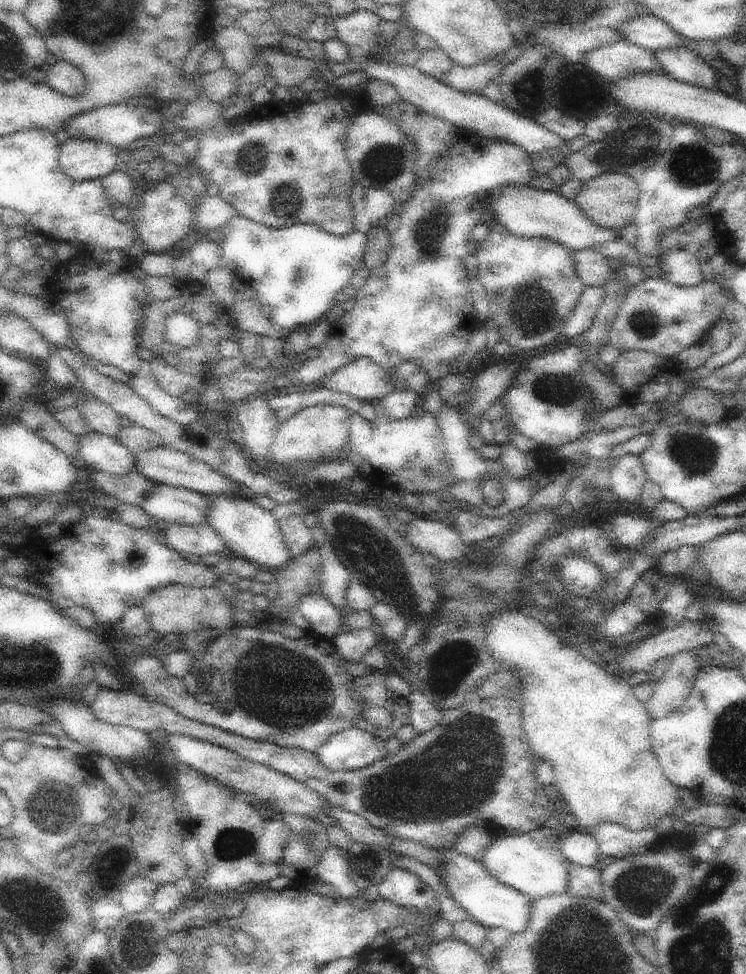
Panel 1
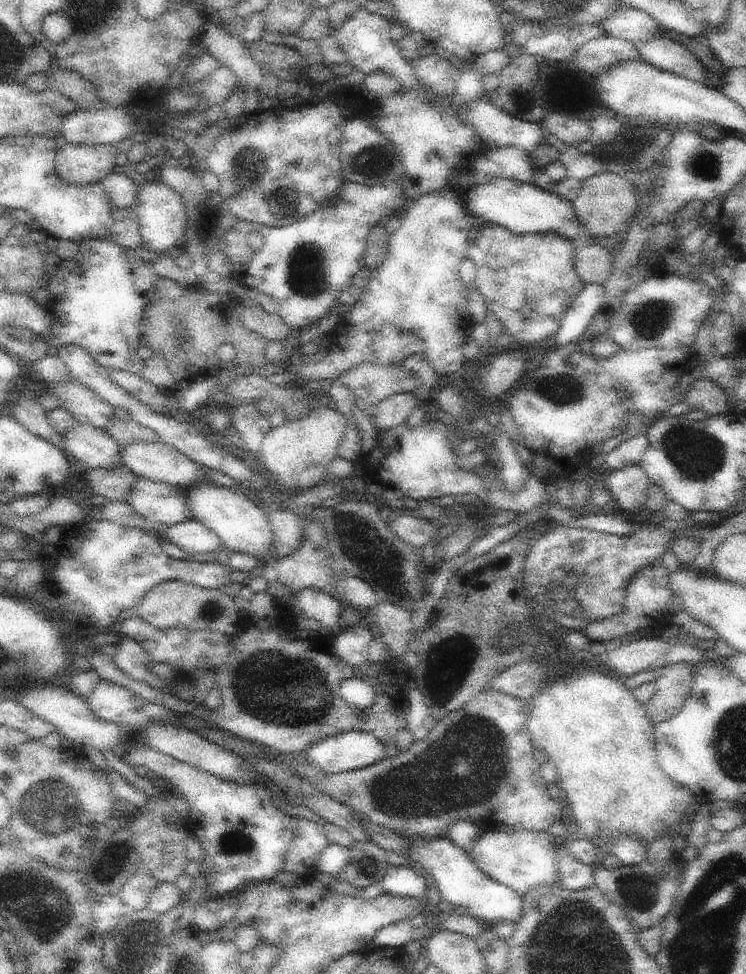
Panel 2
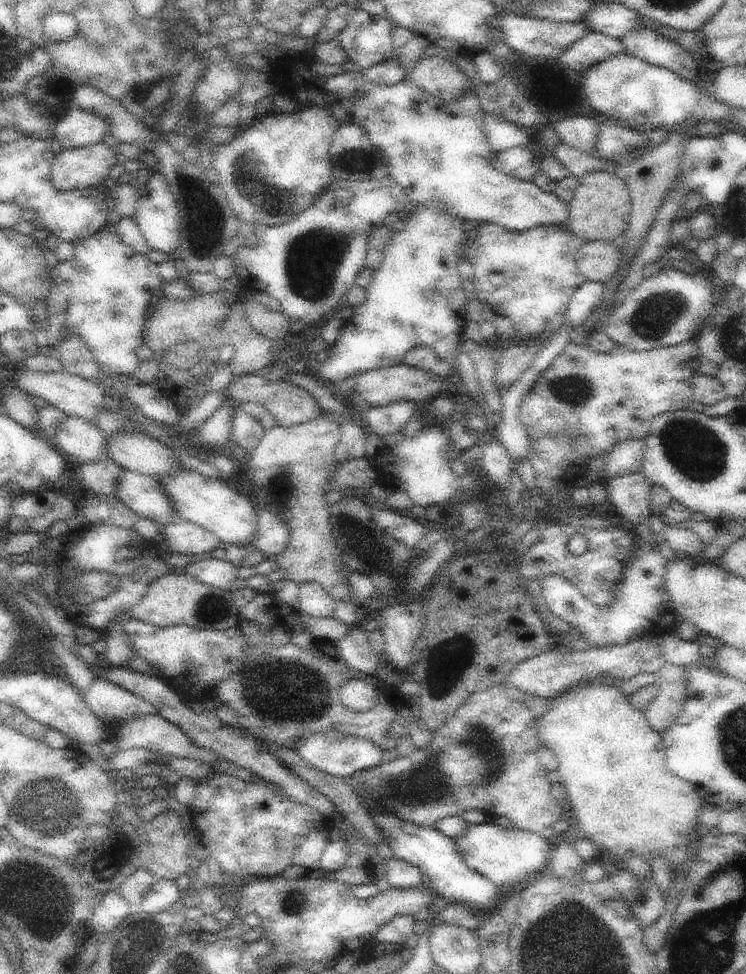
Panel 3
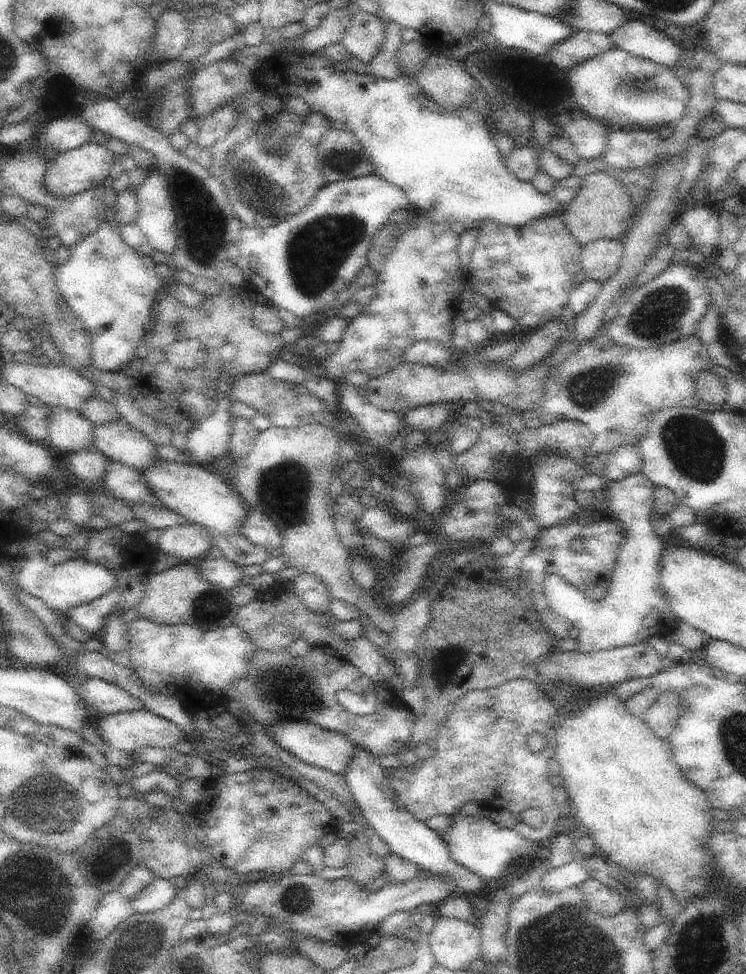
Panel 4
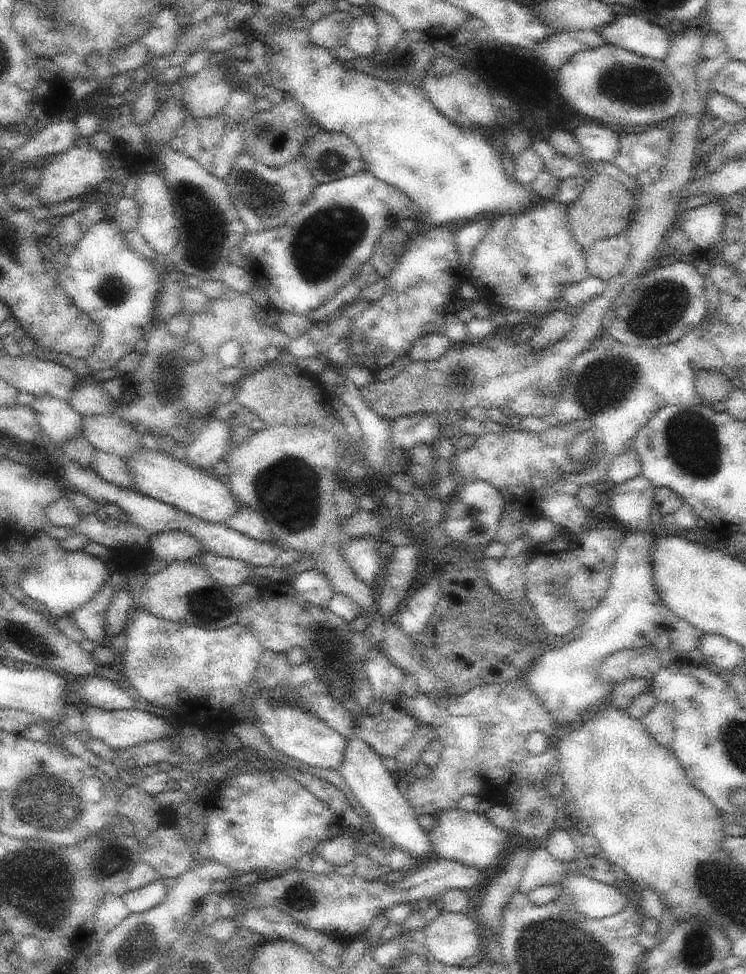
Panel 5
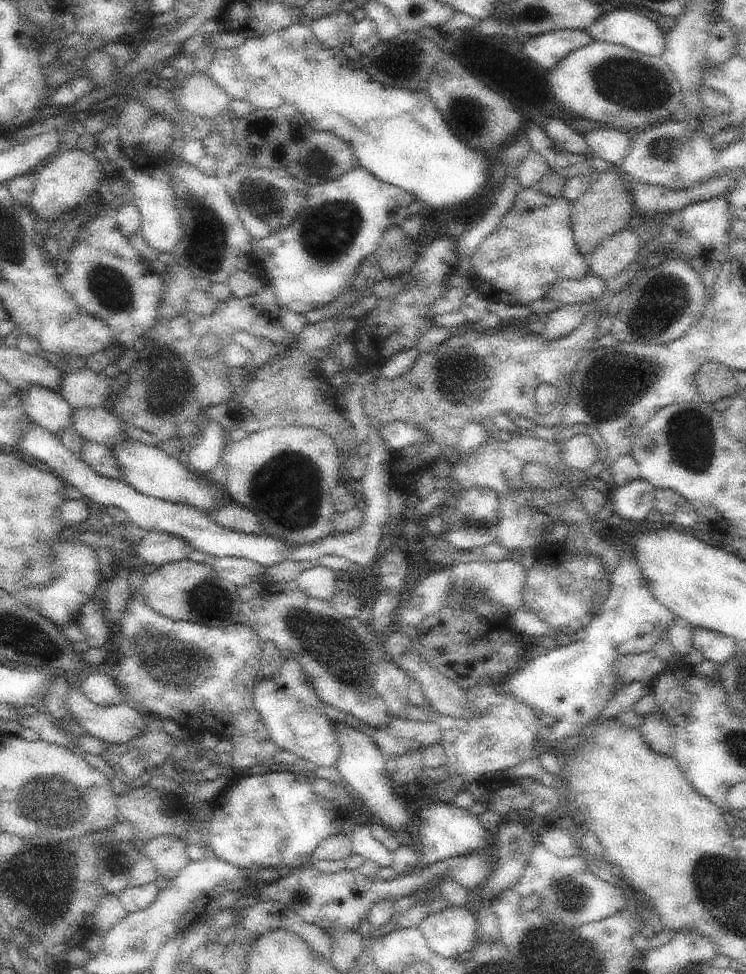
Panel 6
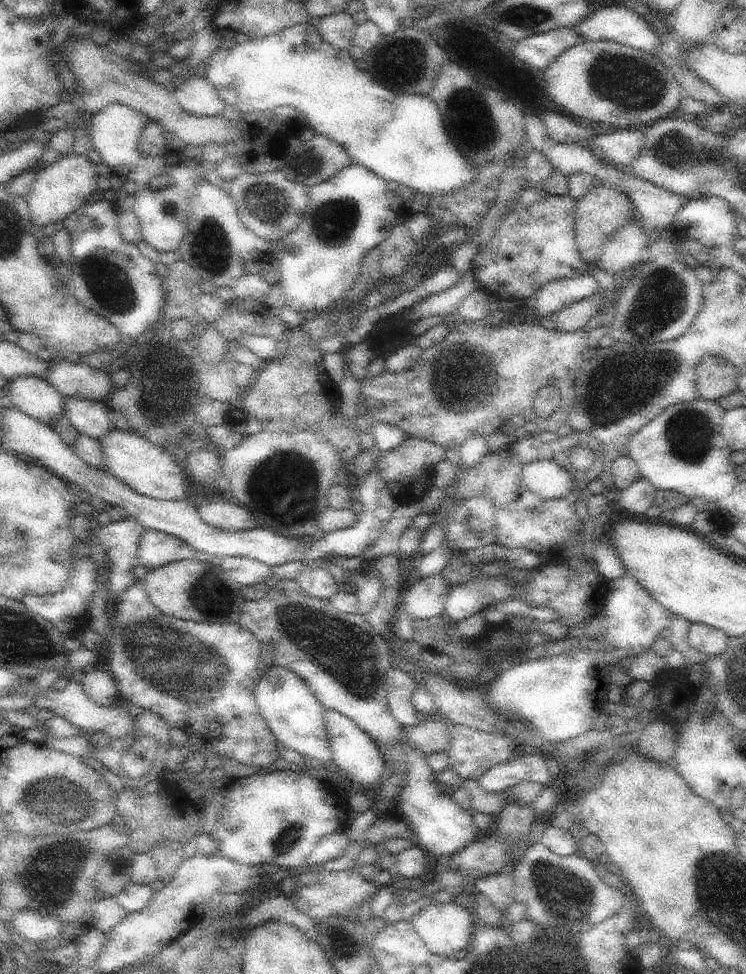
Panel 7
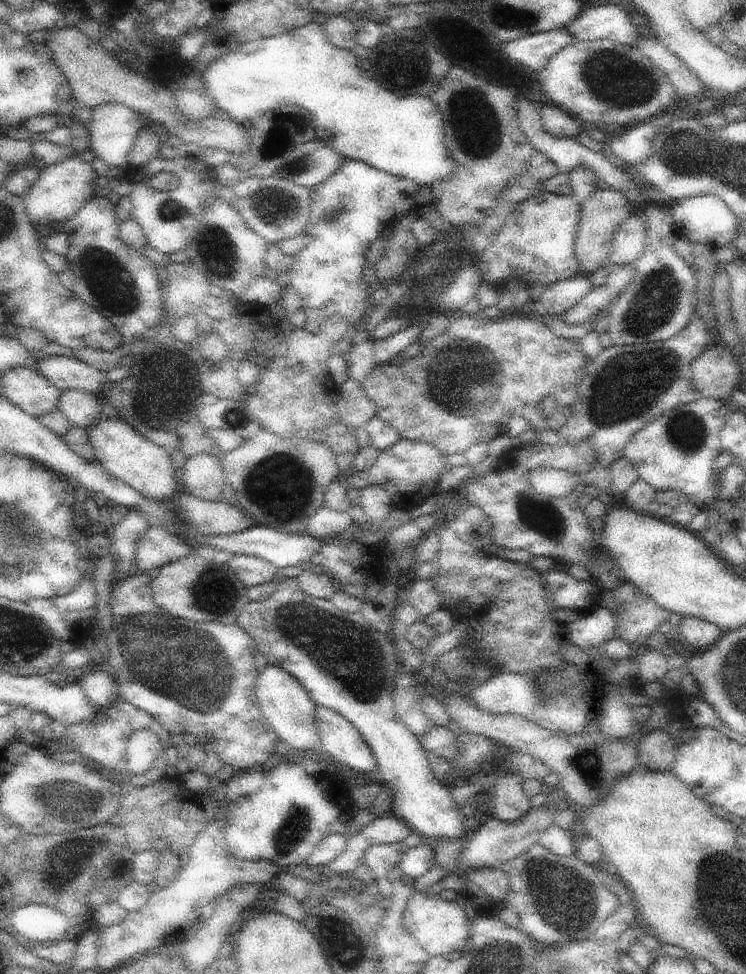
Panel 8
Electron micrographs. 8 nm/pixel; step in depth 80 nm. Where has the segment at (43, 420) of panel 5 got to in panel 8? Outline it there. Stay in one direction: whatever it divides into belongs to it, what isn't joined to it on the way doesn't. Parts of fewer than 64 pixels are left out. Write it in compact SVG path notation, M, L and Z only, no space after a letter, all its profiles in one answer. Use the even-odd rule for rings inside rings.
M11 368L1 374L1 386L1 393L13 405L36 418L58 409L60 389L38 368Z

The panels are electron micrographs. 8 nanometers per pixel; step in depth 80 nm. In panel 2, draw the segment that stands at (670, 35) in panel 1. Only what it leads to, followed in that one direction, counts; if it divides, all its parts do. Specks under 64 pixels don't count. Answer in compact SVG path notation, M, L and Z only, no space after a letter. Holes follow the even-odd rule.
M620 5L615 13L603 18L598 25L606 34L631 43L664 34L652 16L631 5Z

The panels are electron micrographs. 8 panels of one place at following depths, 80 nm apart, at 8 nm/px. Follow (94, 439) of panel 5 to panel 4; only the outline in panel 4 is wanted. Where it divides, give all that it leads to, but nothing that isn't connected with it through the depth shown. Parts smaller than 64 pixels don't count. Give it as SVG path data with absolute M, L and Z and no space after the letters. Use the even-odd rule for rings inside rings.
M122 416L114 422L94 425L93 444L107 459L125 462L139 471L160 459L155 454L157 446Z

